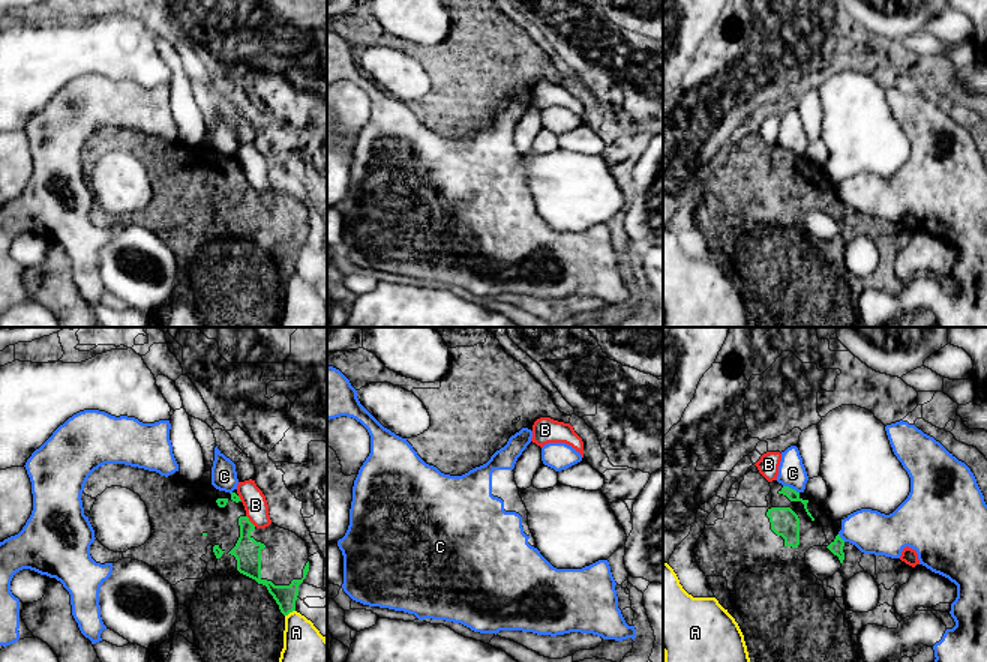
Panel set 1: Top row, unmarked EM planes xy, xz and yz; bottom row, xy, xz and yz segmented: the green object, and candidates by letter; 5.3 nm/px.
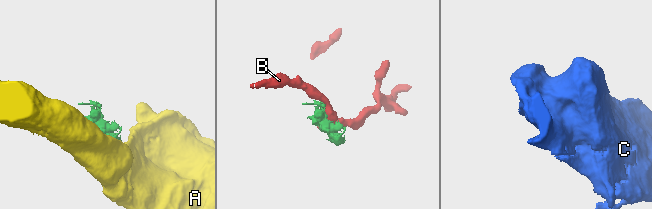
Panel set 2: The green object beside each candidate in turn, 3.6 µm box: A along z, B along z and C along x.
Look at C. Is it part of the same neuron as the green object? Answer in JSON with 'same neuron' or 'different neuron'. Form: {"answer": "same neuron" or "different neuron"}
{"answer": "different neuron"}

